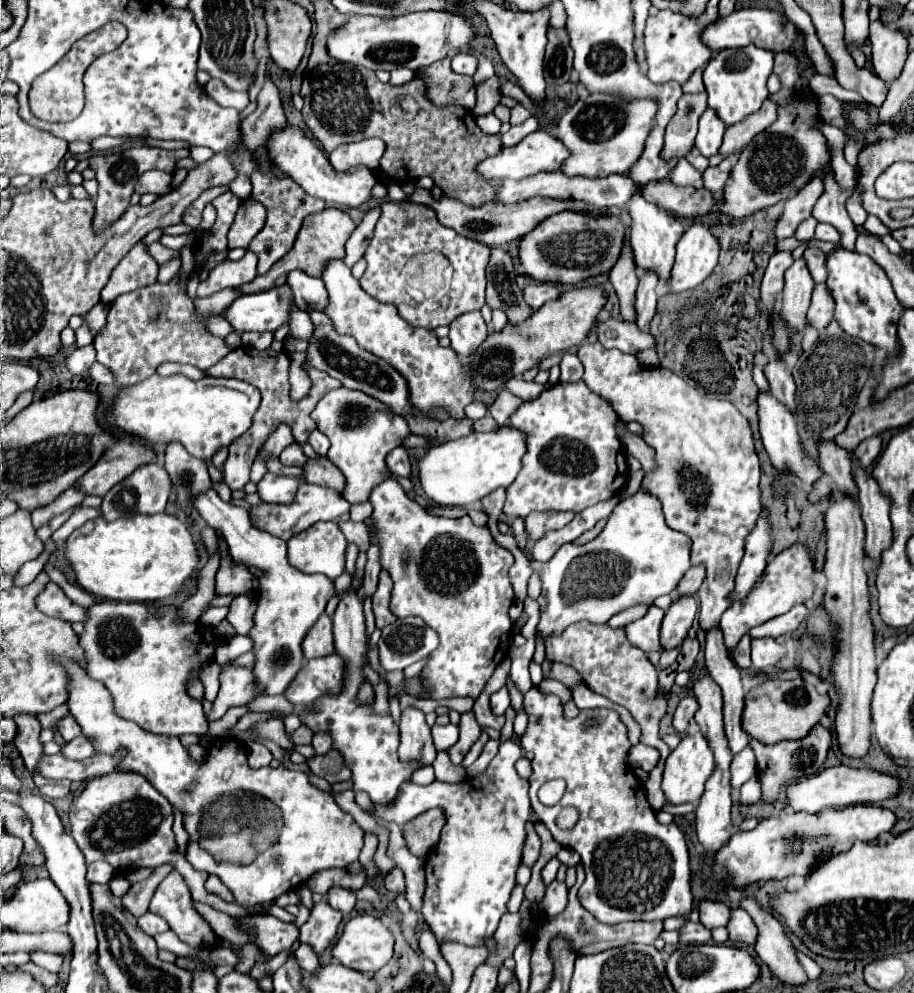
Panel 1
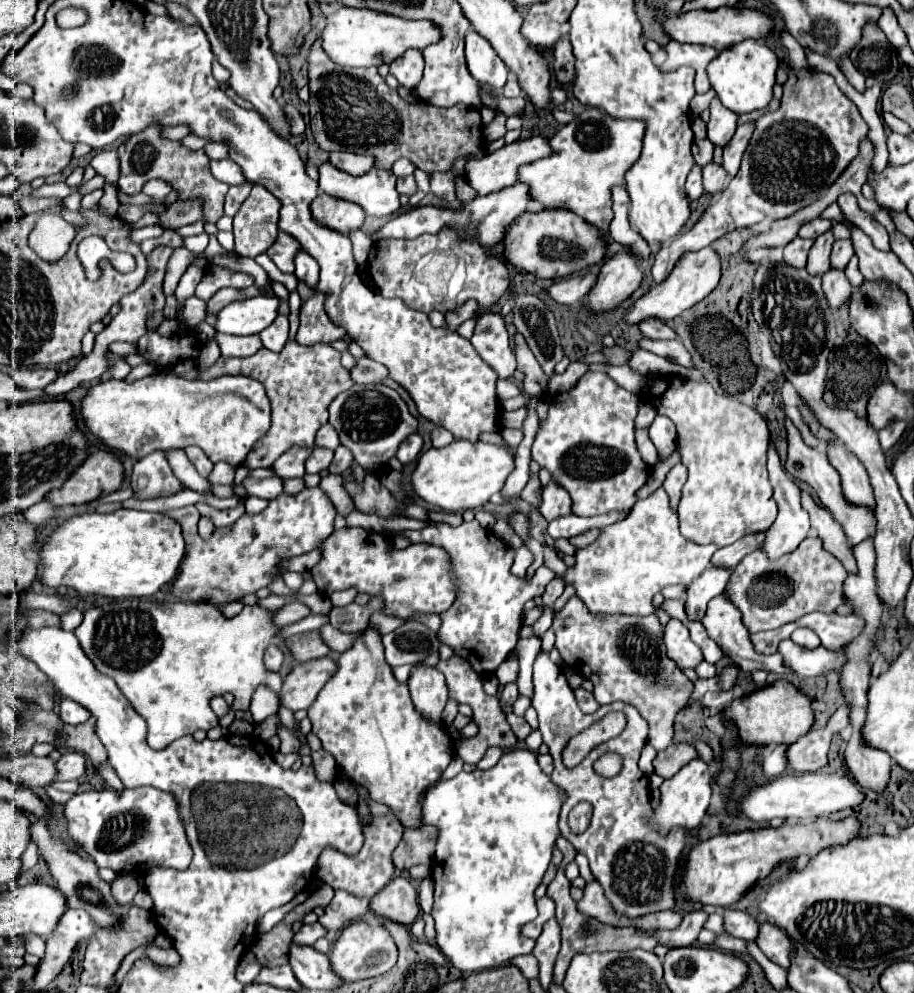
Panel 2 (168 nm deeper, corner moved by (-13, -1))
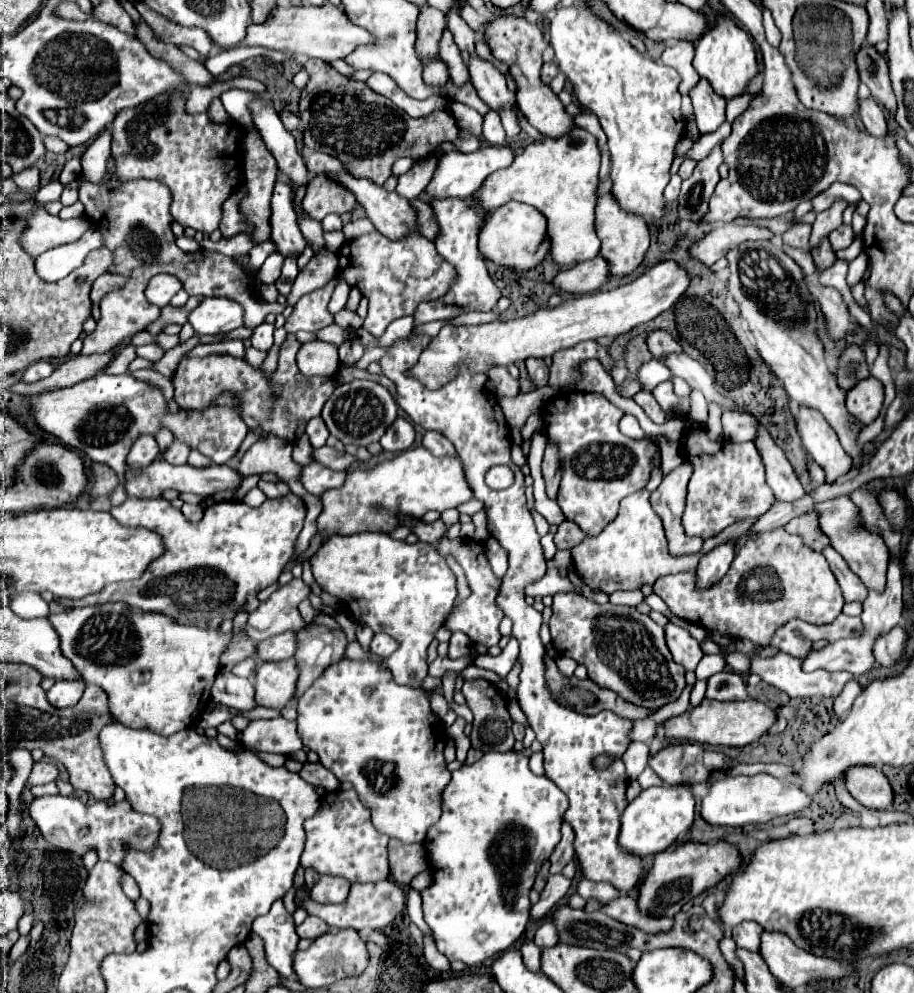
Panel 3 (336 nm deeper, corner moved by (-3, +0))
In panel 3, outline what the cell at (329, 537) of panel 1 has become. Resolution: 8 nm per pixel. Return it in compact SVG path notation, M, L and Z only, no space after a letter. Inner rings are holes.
M356 533L356 535L334 535L330 537L310 559L316 583L330 595L338 597L344 605L354 603L354 619L368 625L372 631L384 631L398 641L398 649L386 659L386 667L392 671L394 681L400 685L420 687L428 675L426 649L434 639L434 633L444 625L448 611L456 599L456 577L446 565L444 557L430 543L406 543L396 541L386 533Z

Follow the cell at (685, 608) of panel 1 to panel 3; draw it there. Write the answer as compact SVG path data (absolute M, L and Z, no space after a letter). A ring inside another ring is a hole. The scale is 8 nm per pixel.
M736 541L718 545L710 553L702 555L696 569L698 583L700 583L698 587L712 587L712 583L718 583L726 575L734 555L736 555Z

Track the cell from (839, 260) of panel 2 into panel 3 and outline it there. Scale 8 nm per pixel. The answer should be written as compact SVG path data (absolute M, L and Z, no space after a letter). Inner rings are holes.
M842 225L836 231L832 231L832 235L830 235L830 243L832 243L834 251L848 247L852 241L854 241L854 231L850 225Z

